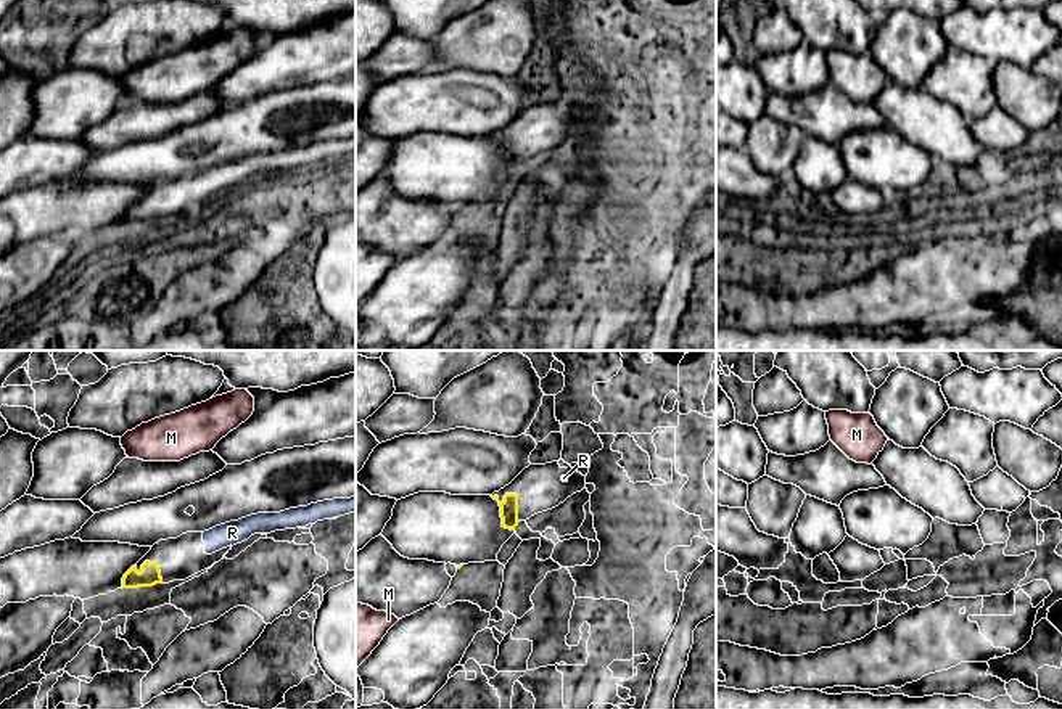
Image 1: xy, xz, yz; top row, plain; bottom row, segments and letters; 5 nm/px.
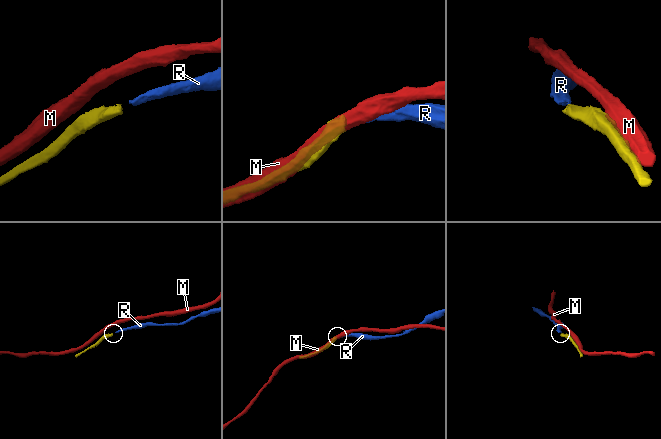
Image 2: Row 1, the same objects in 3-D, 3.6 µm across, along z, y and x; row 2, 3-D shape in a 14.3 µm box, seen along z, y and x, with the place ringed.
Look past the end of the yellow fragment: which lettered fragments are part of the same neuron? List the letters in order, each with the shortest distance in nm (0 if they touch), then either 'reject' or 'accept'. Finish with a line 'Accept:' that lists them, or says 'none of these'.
M: 400 nm | reject
R: 240 nm | accept
Accept: R

